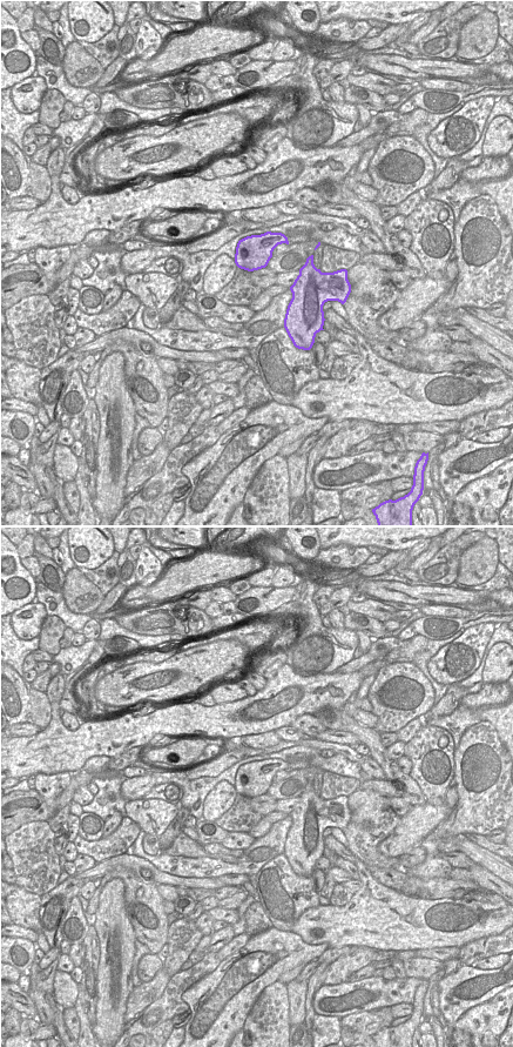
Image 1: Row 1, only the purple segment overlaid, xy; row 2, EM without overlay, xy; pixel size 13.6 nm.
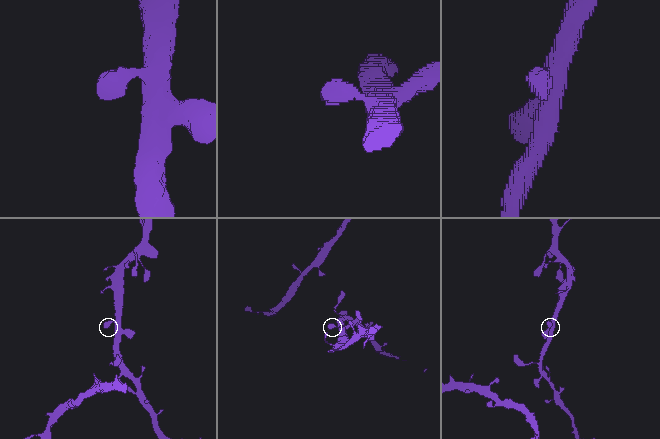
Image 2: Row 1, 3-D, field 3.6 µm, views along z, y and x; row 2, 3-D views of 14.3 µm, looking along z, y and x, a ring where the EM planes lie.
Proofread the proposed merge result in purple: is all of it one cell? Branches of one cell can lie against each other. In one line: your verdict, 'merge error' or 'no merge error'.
no merge error

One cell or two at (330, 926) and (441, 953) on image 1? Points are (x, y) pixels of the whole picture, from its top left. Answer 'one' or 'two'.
two

